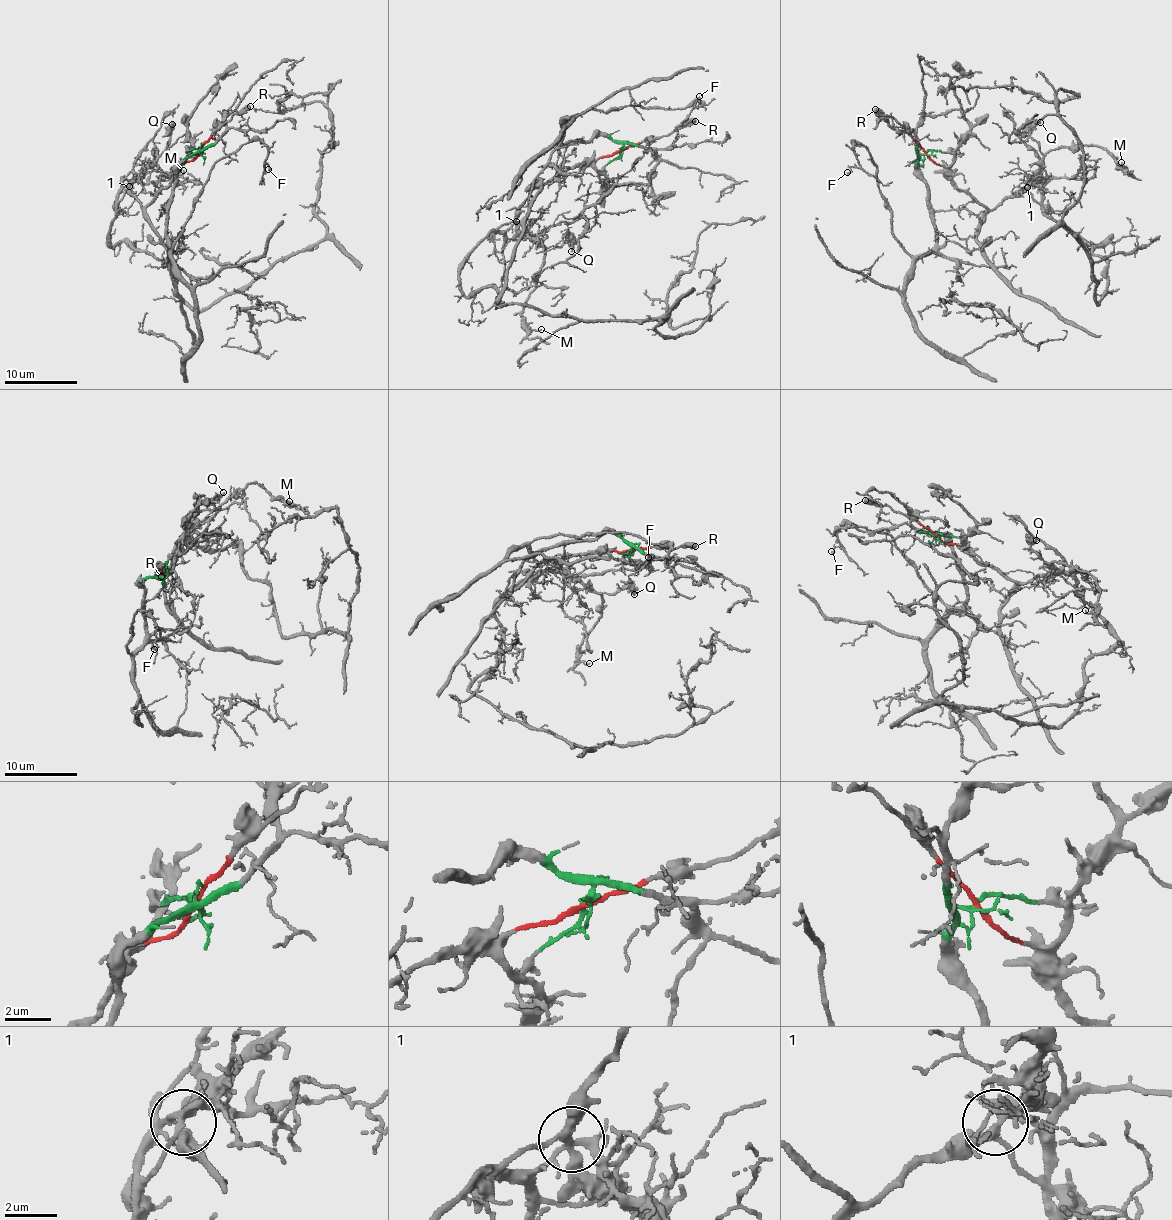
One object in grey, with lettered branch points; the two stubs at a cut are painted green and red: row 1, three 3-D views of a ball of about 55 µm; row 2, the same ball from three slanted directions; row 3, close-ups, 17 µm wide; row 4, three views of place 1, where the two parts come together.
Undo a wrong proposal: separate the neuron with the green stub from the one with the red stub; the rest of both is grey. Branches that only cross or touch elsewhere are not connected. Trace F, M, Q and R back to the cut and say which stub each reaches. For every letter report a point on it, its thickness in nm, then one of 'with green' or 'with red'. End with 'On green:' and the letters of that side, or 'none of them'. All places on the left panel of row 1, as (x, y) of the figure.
F: place (268, 169); calibre 130 nm; with green
M: place (183, 170); calibre 120 nm; with red
Q: place (172, 124); calibre 190 nm; with red
R: place (250, 106); calibre 480 nm; with red
On green: F

